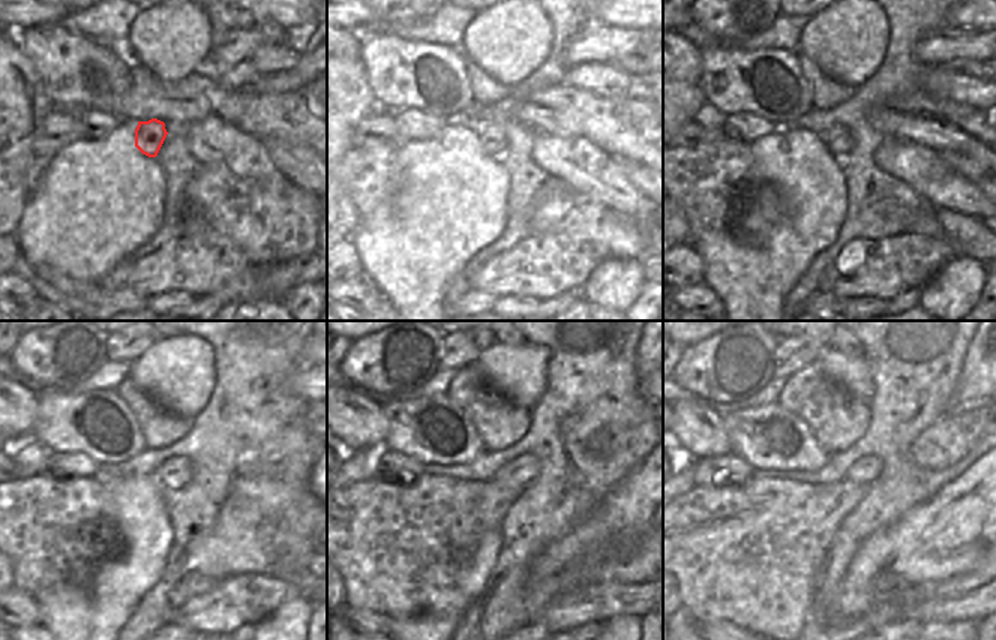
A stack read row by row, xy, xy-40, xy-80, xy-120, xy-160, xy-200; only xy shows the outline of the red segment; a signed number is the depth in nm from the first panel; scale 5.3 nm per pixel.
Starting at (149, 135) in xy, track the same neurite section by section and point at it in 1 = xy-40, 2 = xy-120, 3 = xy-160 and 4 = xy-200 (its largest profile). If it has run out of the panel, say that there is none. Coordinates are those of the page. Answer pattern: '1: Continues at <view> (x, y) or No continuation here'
1: Continues at xy-40 (494, 140)
2: Continues at xy-120 (176, 472)
3: Continues at xy-160 (519, 472)
4: Continues at xy-200 (866, 469).

